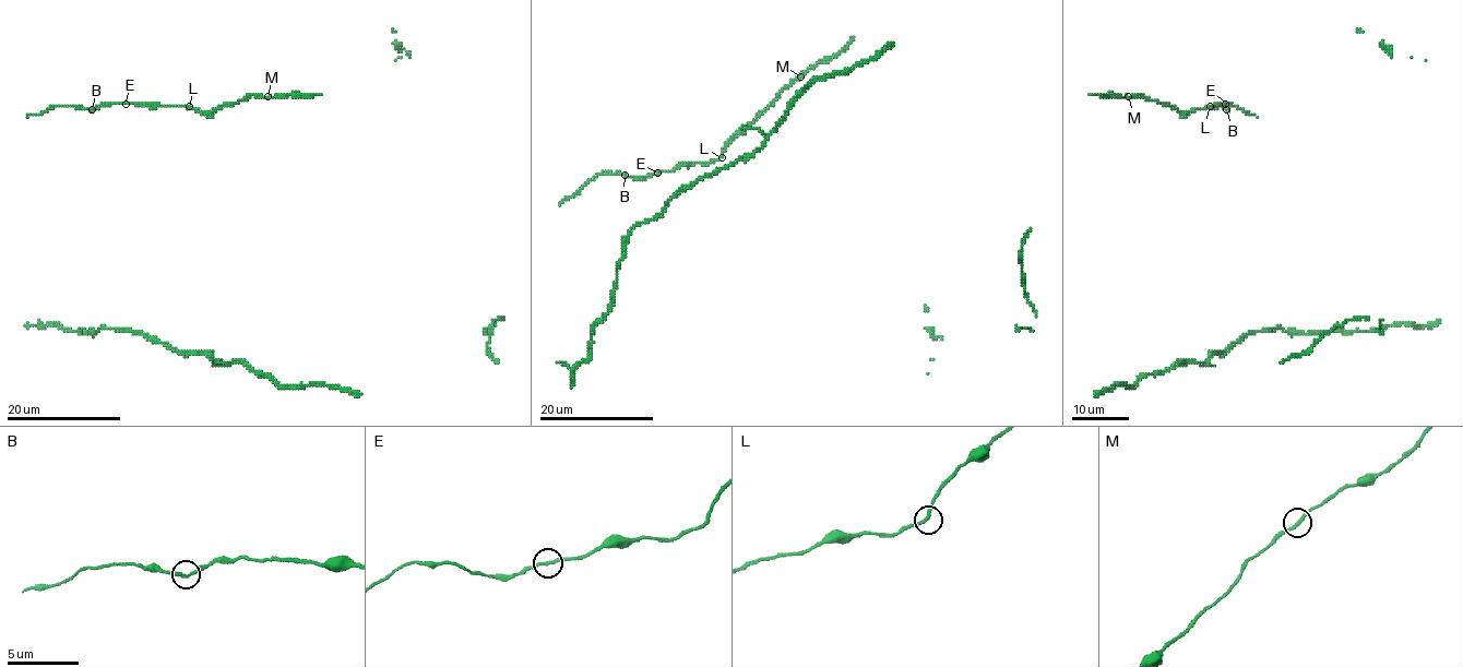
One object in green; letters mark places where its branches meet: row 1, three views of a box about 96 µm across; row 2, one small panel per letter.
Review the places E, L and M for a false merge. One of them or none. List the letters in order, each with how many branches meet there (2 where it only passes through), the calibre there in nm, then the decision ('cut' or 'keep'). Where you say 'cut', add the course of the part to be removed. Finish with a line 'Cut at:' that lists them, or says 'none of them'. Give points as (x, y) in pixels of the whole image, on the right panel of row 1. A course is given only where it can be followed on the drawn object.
E: 2 | 220 nm | keep
L: 2 | 240 nm | keep
M: 2 | 220 nm | keep
Cut at: none of them

